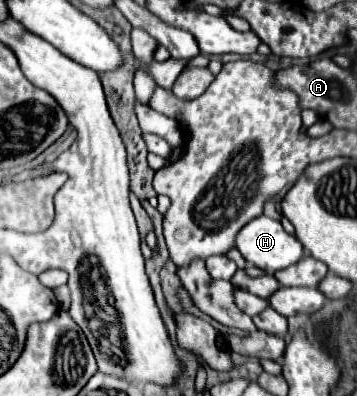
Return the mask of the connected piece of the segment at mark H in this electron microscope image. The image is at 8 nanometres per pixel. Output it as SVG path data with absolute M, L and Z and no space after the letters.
M258 216L248 222L240 236L236 236L236 248L246 260L266 274L276 274L302 260L304 250L296 236L288 234L282 224L268 216Z

